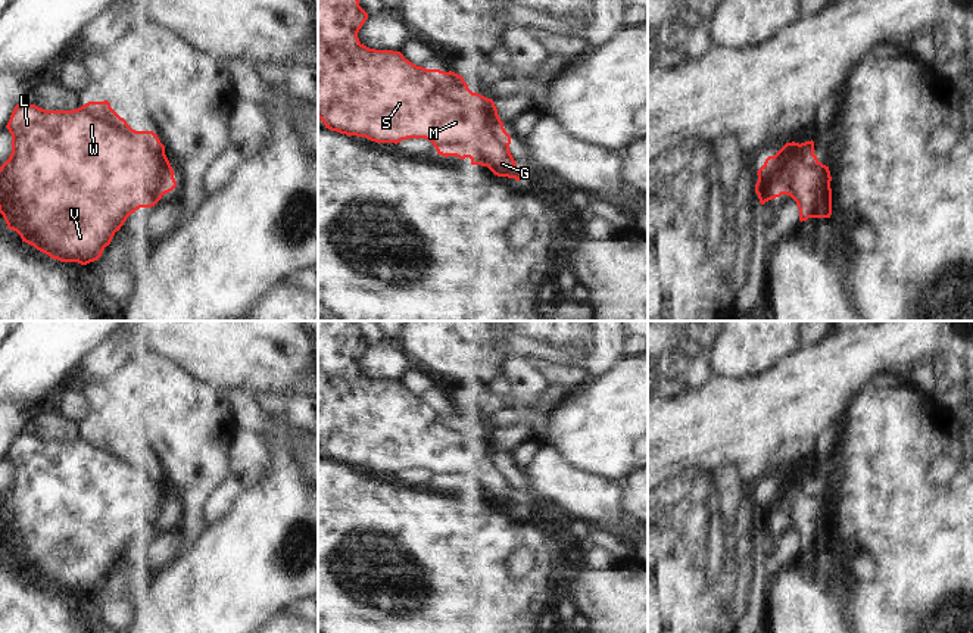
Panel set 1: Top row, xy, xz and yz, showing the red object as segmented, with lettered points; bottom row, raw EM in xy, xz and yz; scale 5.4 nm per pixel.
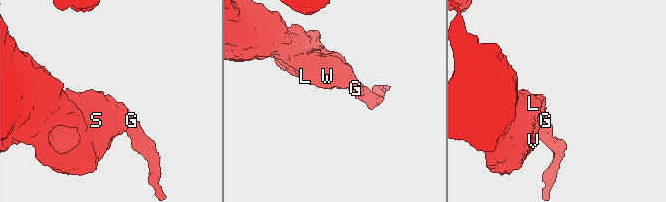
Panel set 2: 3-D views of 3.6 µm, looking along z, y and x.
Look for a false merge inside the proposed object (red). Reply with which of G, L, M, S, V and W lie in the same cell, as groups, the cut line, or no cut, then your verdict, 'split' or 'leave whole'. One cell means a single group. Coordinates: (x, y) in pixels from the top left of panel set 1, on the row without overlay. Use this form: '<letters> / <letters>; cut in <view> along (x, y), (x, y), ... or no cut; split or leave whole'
G L M S V W; no cut; leave whole

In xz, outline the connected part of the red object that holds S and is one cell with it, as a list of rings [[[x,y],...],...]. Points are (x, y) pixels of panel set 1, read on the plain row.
[[[318,321],[318,448],[325,458],[375,473],[425,468],[437,484],[470,487],[498,506],[523,508],[509,481],[511,465],[492,428],[473,422],[462,405],[425,399],[400,381],[364,375],[358,362],[368,349],[355,321]]]

